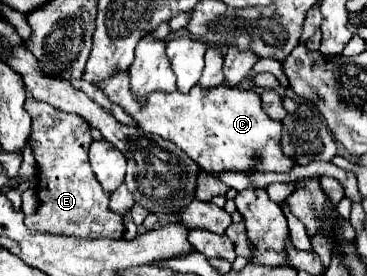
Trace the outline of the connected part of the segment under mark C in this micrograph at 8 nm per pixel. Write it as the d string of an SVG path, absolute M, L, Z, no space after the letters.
M127 74L113 76L101 90L109 96L111 102L121 104L127 114L131 114L137 126L143 132L163 136L177 144L191 160L195 160L203 170L209 172L289 172L297 166L297 160L283 154L281 132L283 124L265 116L261 108L261 98L253 90L245 88L225 88L217 86L211 90L201 88L199 84L191 92L153 92L145 106L129 92Z

